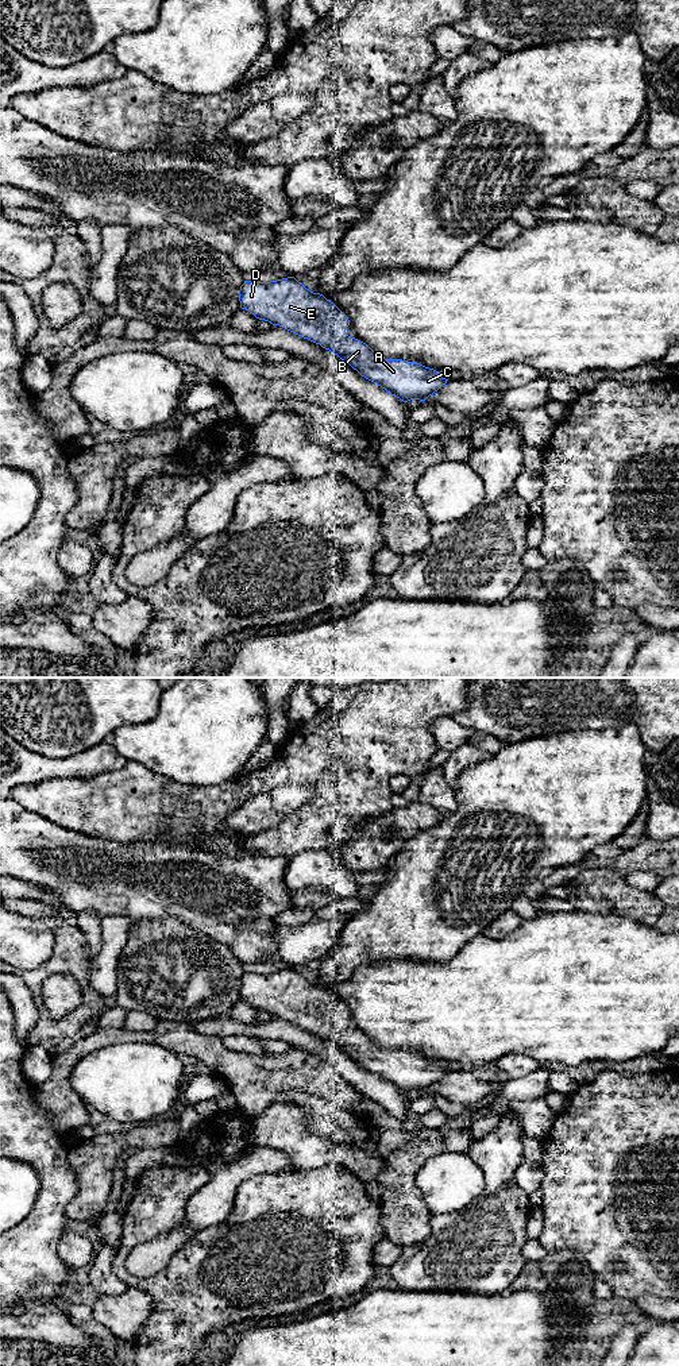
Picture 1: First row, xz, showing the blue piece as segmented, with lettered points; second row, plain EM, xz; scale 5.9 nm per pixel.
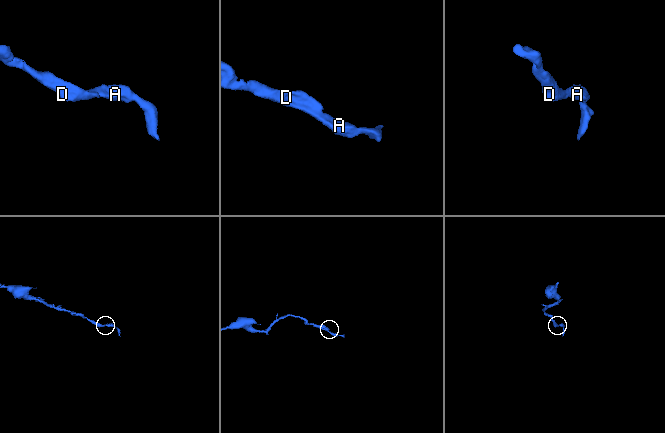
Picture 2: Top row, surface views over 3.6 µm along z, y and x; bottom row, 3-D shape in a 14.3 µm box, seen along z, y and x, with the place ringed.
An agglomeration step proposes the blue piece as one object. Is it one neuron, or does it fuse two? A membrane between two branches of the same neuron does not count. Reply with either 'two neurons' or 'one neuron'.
one neuron

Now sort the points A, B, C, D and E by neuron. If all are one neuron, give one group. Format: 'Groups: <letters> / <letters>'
Groups: A B C D E

